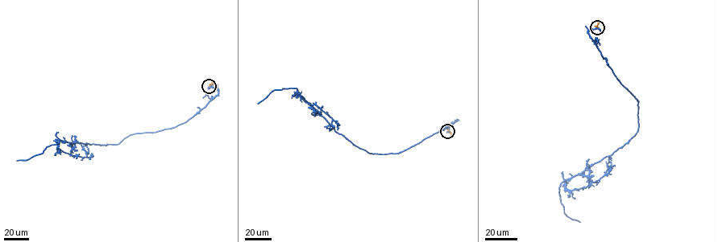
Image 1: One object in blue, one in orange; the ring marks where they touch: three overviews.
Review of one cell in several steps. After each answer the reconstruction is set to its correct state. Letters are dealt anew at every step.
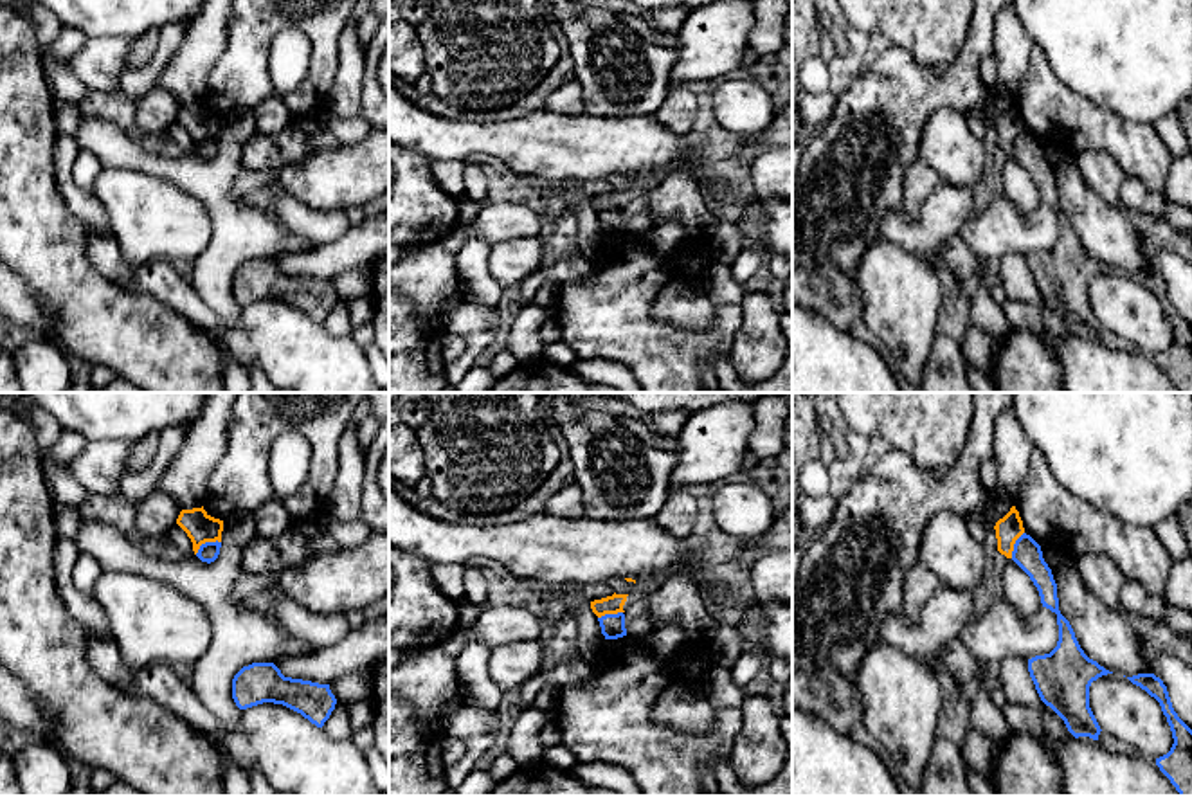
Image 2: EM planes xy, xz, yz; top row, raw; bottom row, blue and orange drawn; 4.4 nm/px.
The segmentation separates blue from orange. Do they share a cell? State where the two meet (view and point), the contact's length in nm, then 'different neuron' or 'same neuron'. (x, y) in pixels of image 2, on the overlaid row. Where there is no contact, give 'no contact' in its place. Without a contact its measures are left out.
xy (206, 542) | 130 nm | different neuron

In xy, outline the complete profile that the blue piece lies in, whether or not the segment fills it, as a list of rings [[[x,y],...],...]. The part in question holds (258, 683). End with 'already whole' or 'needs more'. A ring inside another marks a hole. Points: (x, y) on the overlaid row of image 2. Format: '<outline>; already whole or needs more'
[[[274,663],[243,666],[232,679],[232,699],[239,710],[263,702],[283,704],[317,728],[324,726],[337,704],[330,684],[284,677]]]; already whole

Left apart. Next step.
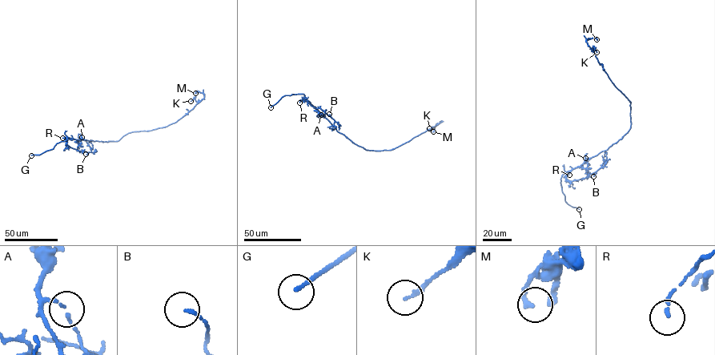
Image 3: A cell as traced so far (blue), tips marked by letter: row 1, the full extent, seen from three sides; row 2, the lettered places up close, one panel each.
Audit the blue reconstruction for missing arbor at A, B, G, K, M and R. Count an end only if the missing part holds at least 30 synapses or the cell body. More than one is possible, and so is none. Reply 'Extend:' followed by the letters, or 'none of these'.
Extend: G

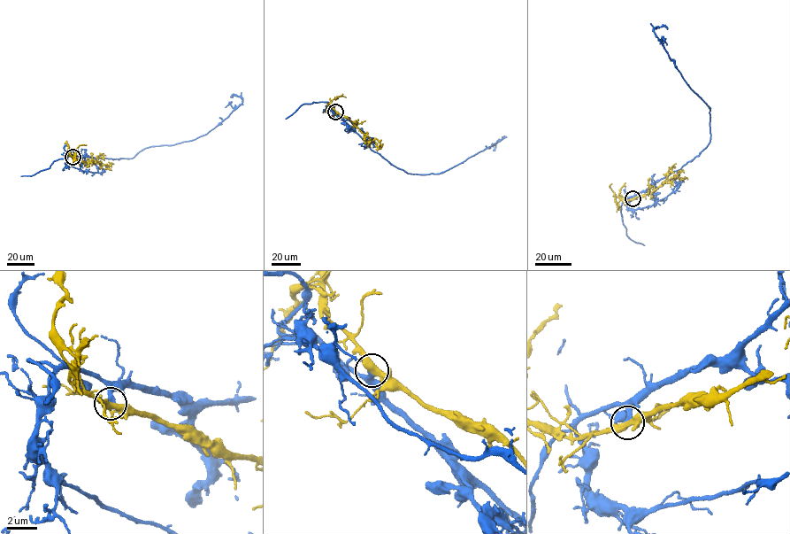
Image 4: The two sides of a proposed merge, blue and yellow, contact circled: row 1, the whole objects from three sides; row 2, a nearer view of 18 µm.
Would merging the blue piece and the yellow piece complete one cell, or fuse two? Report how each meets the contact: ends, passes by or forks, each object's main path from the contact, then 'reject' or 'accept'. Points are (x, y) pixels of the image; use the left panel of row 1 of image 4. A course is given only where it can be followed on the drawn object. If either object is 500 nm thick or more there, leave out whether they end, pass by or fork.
blue ends; yellow passes by; course blue (72, 157), (132, 158), (145, 148), (191, 141), (207, 134), (242, 103), (241, 97), (235, 95), (231, 97); course yellow (72, 157), (88, 163), (105, 166), (111, 170); accept

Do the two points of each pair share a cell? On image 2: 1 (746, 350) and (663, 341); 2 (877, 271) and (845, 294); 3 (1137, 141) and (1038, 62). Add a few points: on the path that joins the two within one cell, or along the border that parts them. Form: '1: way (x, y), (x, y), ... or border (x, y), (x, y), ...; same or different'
1: border (742, 307), (742, 325), (728, 350); different
2: border (856, 280), (861, 290), (861, 317); different
3: way (1108, 132), (1088, 126), (1052, 90); same

